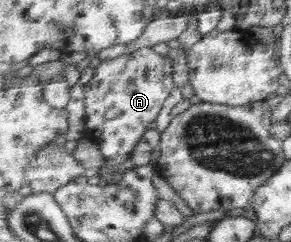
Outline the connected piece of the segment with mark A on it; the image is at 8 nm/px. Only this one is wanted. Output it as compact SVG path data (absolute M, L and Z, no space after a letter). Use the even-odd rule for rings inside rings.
M146 47L132 54L126 54L114 60L104 60L95 69L93 79L86 87L87 96L87 136L99 143L102 152L107 158L107 168L100 171L103 183L116 179L125 168L131 164L132 152L138 148L138 144L144 139L150 124L158 120L166 100L170 98L172 90L176 88L174 76L172 76L172 60L154 51L153 47Z

